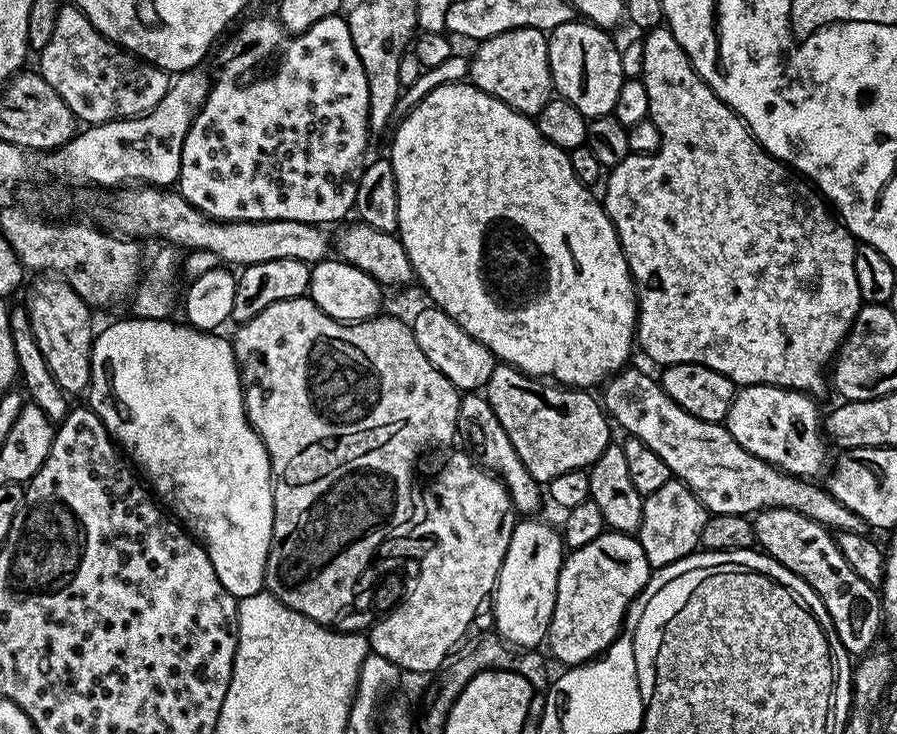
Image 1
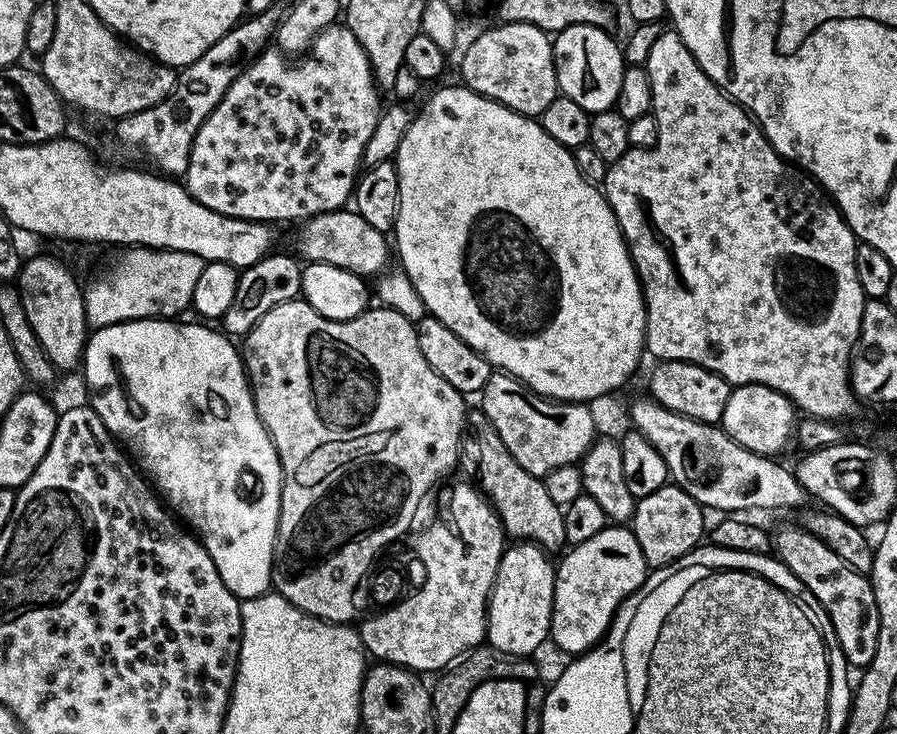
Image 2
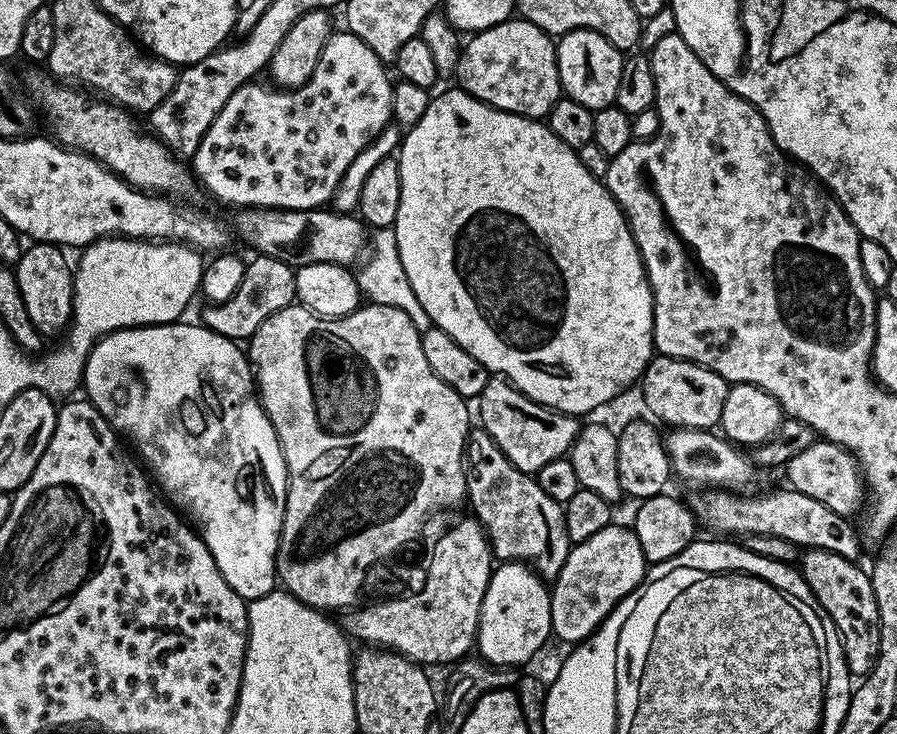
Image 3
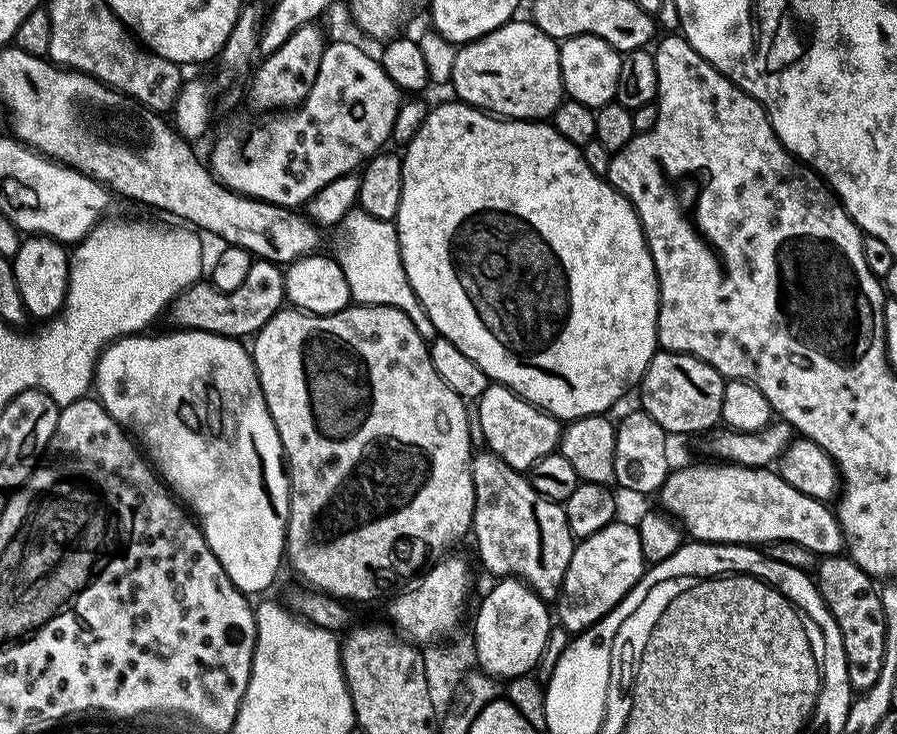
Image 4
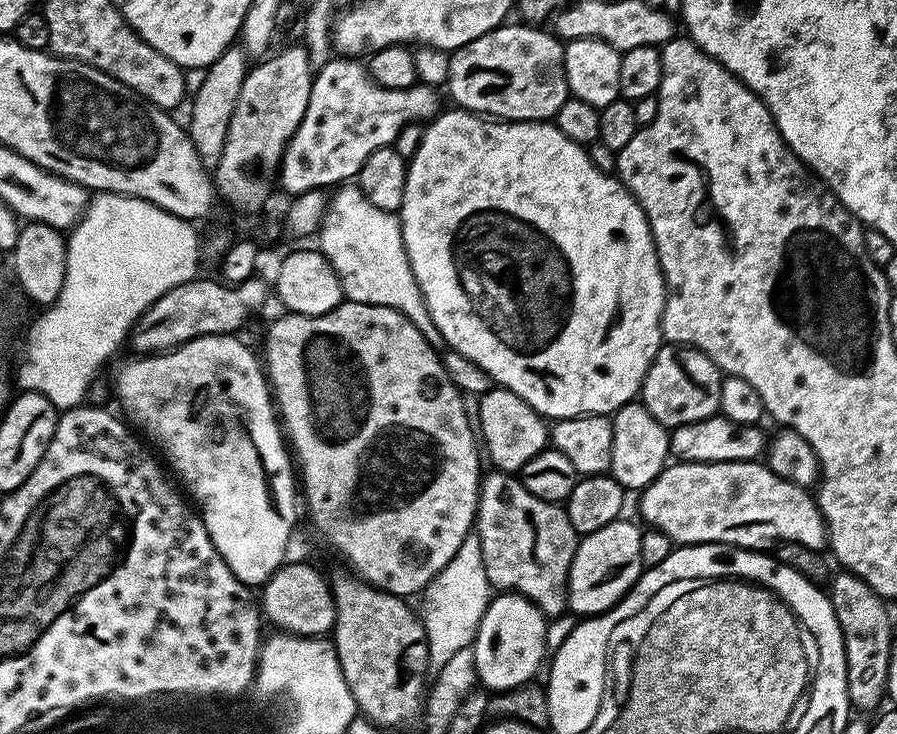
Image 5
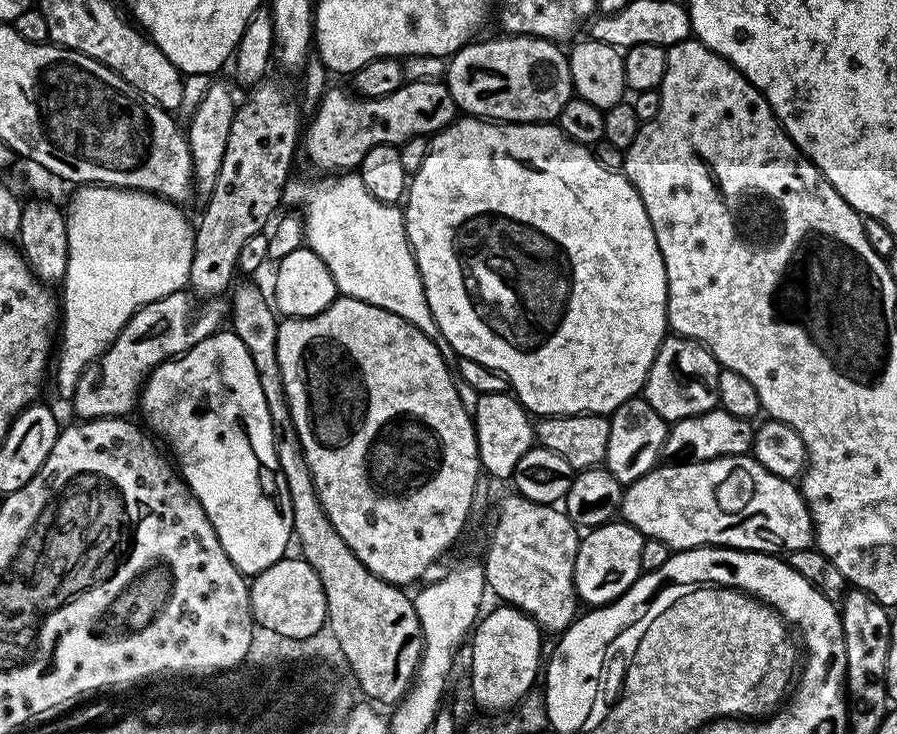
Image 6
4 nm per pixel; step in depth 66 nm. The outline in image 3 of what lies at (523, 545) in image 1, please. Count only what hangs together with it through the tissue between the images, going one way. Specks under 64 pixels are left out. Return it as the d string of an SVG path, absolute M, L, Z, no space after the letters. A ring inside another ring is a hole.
M504 562L493 571L482 598L475 647L490 664L524 666L552 636L550 588L527 564Z

